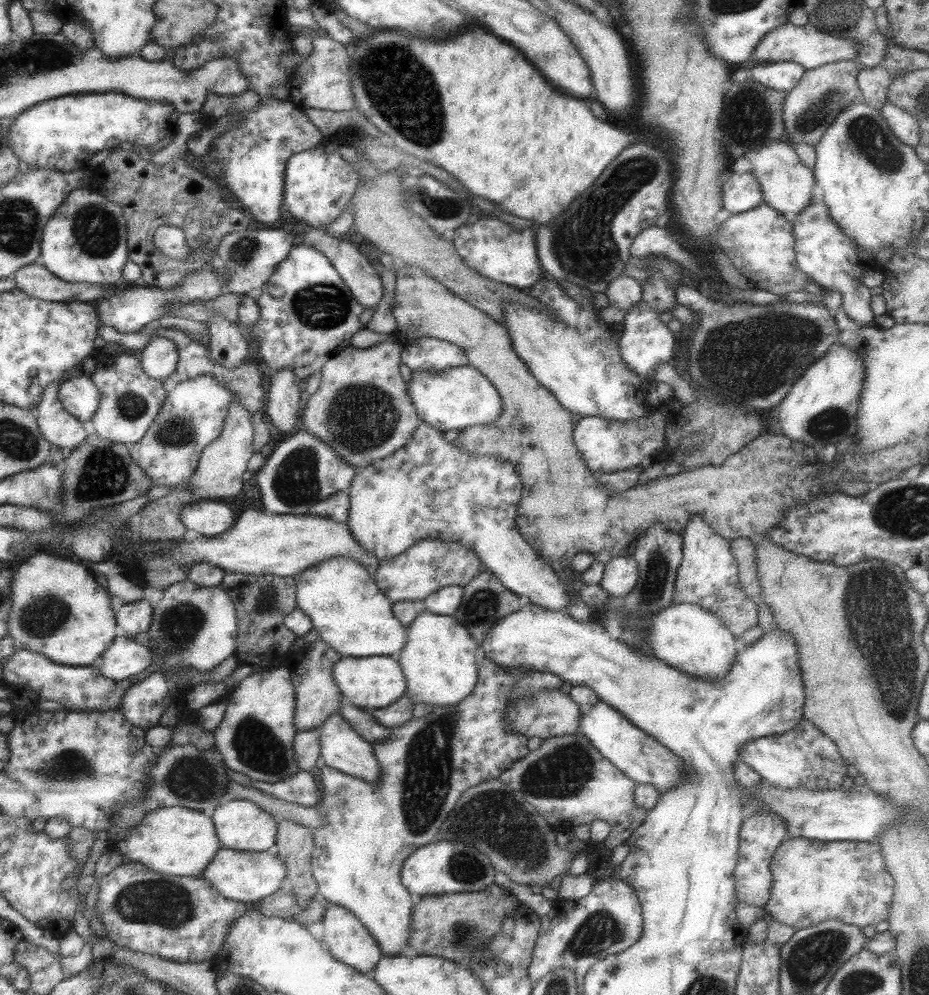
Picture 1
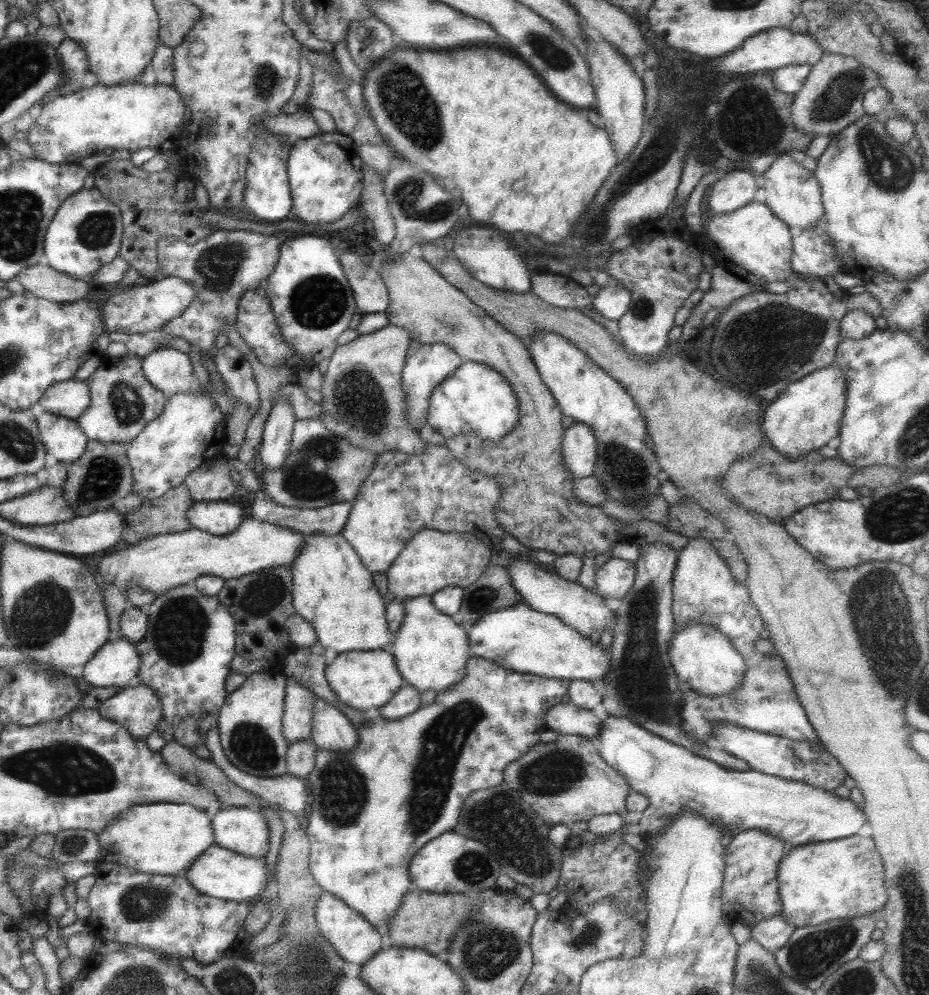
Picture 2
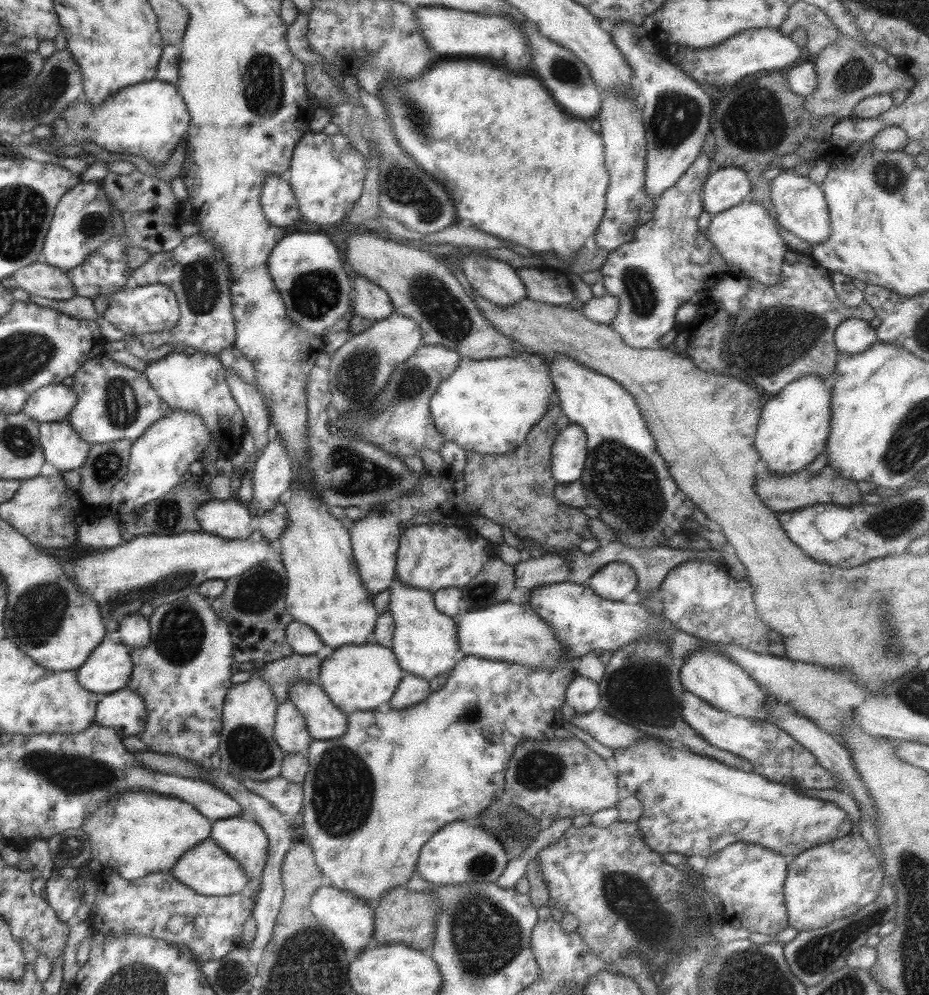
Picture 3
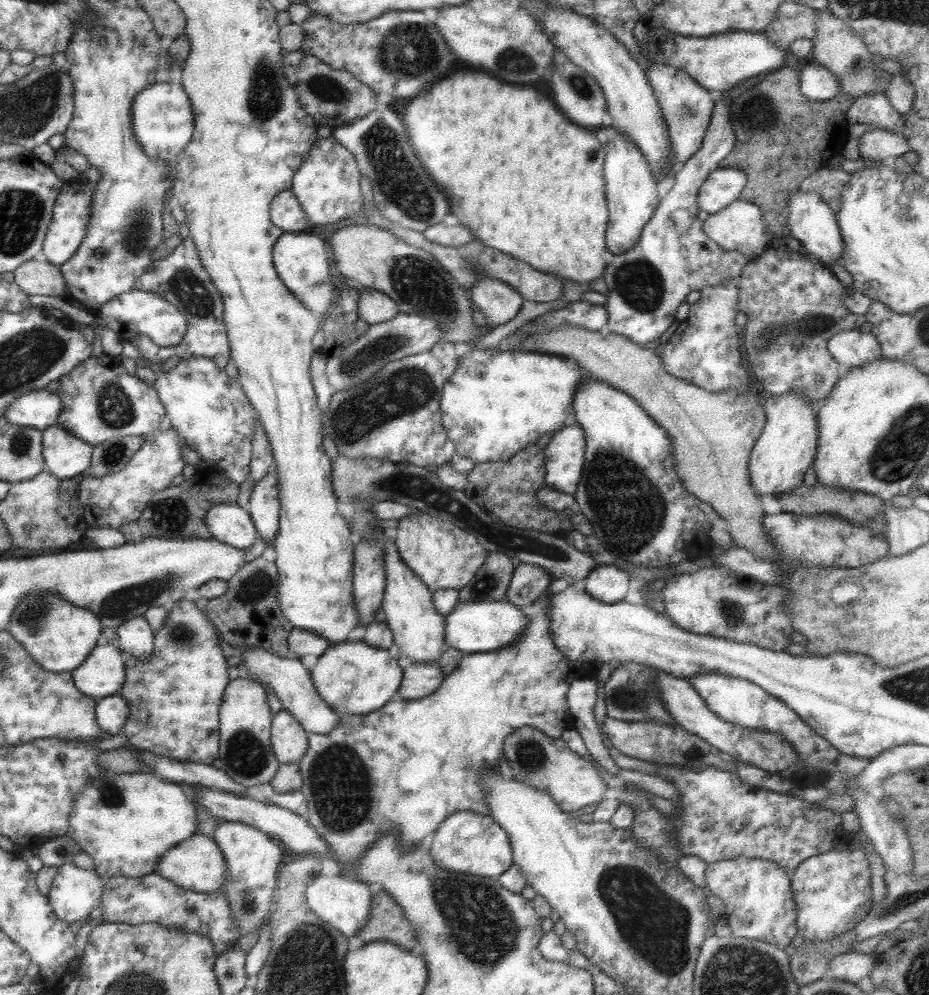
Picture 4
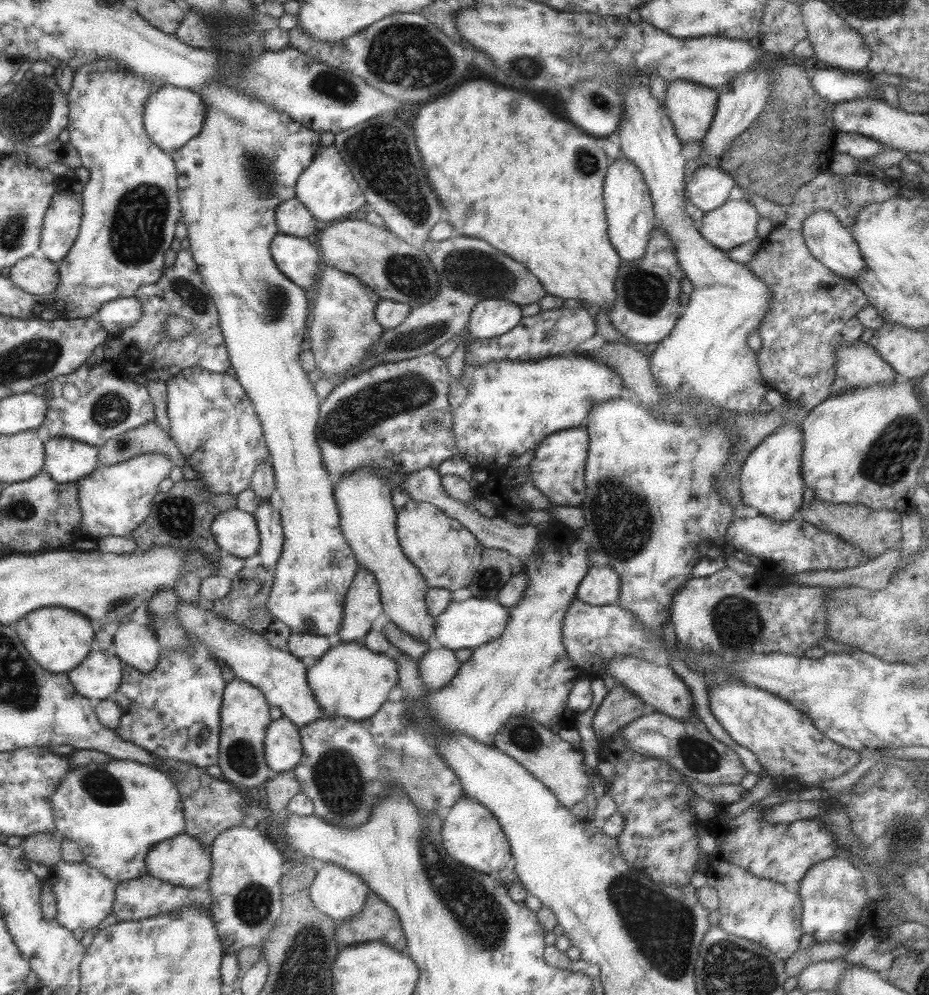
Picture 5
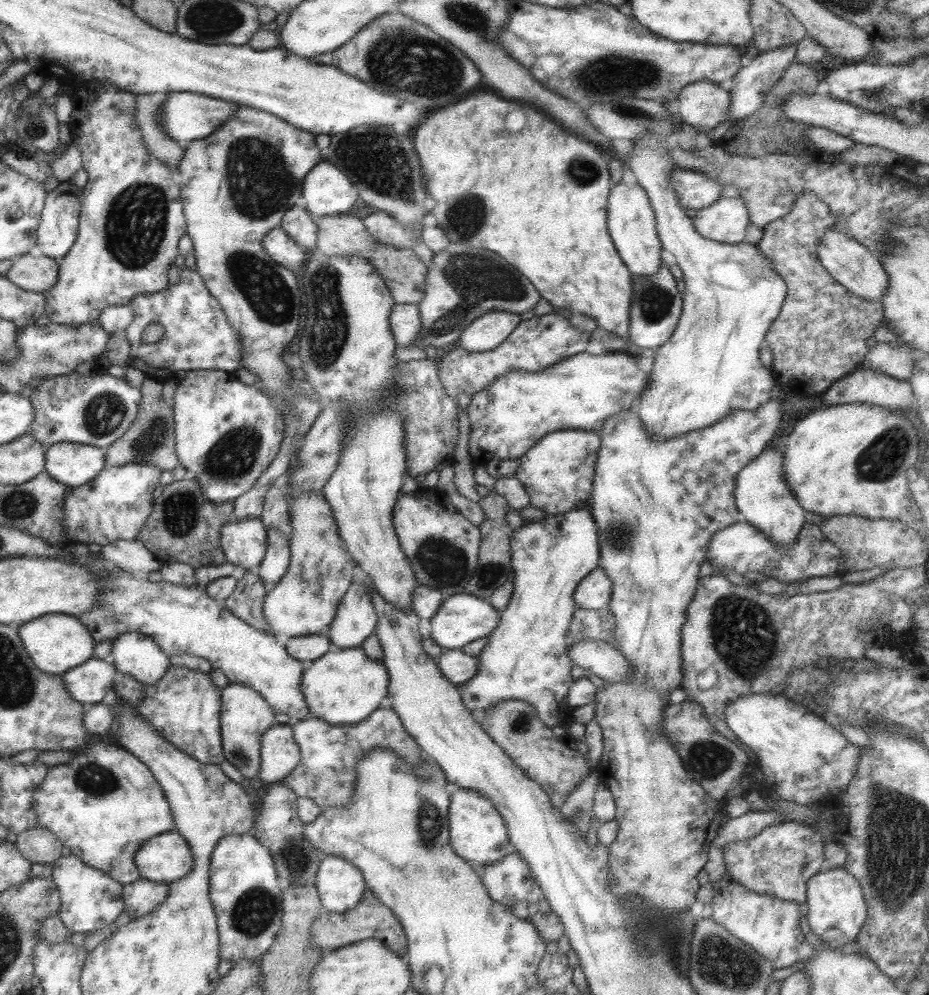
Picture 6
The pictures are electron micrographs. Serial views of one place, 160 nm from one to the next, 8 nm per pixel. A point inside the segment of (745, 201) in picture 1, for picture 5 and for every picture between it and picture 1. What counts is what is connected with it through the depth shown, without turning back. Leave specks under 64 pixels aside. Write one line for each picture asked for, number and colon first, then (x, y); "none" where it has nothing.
2: (734, 189)
3: (728, 186)
4: (721, 186)
5: (707, 187)

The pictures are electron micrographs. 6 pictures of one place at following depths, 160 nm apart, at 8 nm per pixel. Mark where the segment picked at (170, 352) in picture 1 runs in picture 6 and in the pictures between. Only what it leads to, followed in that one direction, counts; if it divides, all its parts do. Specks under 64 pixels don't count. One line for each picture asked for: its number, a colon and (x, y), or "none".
2: (169, 371)
3: (195, 383)
4: (207, 409)
5: (212, 422)
6: (226, 433)

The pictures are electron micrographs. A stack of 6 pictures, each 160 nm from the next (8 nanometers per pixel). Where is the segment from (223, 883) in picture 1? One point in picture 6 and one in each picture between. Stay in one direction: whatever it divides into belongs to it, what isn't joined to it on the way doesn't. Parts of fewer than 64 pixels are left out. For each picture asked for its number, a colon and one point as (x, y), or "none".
2: (219, 873)
3: (205, 868)
4: (196, 864)
5: (181, 861)
6: (165, 857)

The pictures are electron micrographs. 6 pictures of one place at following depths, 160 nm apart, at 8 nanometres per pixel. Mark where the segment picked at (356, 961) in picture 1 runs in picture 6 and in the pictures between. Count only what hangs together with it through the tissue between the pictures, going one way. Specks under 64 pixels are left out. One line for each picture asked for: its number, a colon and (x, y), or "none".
2: (353, 939)
3: (349, 919)
4: (342, 901)
5: (338, 893)
6: (339, 885)

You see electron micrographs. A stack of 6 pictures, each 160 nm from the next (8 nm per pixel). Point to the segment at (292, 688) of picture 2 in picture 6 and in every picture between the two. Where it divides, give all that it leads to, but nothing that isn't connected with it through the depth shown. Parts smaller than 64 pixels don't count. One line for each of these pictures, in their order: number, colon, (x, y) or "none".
3: (289, 732)
4: (288, 741)
5: (282, 749)
6: (279, 754)

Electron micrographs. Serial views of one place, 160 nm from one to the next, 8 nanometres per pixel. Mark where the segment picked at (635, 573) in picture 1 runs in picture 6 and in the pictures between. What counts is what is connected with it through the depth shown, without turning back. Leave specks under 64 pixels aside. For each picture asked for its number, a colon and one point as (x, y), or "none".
2: (613, 579)
3: (613, 581)
4: (606, 583)
5: (599, 587)
6: (593, 592)

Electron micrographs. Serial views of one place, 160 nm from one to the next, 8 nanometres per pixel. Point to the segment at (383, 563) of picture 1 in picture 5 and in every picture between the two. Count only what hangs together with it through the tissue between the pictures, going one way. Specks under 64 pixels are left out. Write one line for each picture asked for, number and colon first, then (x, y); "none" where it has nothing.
2: (430, 560)
3: (432, 556)
4: (443, 556)
5: (446, 555)

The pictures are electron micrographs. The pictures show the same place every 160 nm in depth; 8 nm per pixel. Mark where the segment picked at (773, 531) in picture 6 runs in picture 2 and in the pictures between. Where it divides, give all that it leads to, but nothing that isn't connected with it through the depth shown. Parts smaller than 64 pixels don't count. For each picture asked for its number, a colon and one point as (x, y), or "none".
2: (804, 417)
3: (792, 429)
4: (785, 449)
5: (769, 481)

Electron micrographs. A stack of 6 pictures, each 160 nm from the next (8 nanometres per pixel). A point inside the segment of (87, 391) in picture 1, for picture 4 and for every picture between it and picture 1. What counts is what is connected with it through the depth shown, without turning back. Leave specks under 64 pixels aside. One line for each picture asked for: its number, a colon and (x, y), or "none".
2: (68, 399)
3: (51, 403)
4: (38, 409)

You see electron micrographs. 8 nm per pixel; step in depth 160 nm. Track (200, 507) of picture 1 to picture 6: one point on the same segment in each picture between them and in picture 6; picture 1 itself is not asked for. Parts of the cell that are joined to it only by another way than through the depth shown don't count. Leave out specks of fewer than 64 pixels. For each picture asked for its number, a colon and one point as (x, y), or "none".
2: (218, 518)
3: (228, 519)
4: (229, 524)
5: (235, 533)
6: (243, 542)

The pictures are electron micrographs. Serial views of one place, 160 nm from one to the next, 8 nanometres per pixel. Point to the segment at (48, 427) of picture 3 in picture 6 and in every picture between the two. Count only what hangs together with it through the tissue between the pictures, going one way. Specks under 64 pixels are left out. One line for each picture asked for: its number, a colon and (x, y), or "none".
4: (64, 457)
5: (65, 461)
6: (72, 465)

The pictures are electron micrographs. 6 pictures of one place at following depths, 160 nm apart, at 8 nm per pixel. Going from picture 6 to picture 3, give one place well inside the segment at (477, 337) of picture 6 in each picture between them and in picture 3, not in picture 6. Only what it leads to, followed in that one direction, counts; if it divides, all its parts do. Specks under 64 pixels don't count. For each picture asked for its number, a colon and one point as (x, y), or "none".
3: (495, 281)
4: (498, 303)
5: (489, 318)

